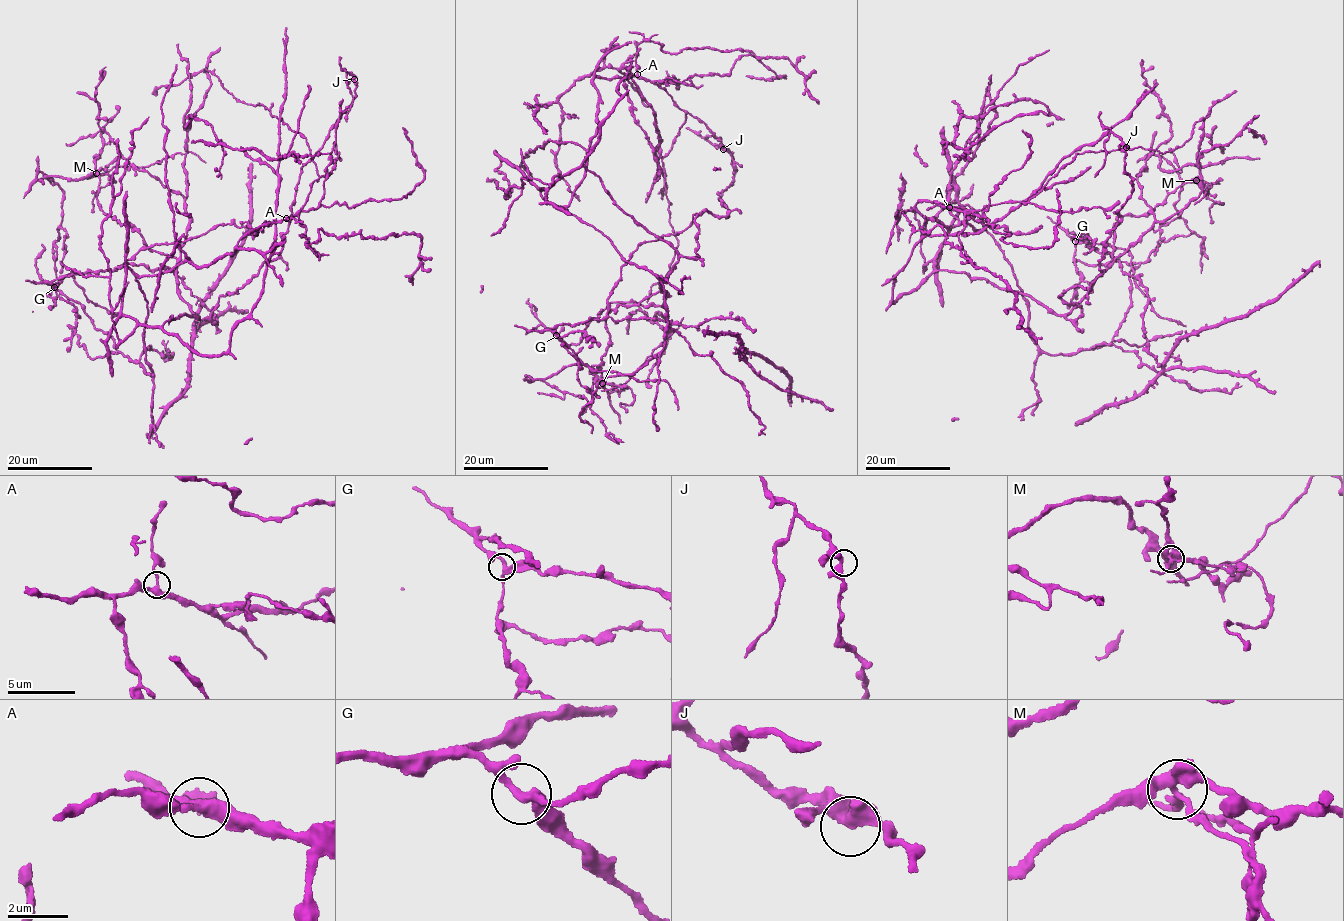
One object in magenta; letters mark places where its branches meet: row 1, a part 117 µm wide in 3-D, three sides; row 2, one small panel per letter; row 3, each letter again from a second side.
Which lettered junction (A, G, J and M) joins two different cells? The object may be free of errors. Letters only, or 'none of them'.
M

